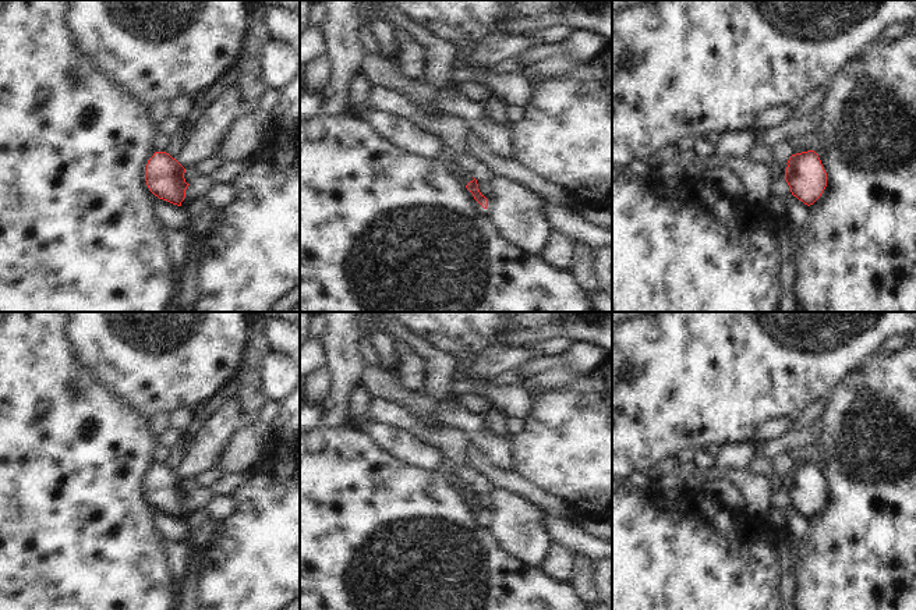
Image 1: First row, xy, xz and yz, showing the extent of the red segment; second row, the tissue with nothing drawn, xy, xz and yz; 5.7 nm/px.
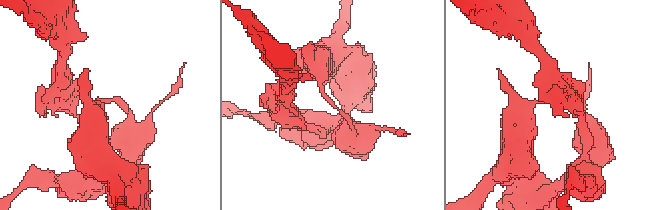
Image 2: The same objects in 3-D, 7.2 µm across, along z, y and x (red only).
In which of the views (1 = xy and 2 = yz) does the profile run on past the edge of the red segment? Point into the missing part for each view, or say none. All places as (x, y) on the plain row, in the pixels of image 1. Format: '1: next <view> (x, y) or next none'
1: next none
2: next none

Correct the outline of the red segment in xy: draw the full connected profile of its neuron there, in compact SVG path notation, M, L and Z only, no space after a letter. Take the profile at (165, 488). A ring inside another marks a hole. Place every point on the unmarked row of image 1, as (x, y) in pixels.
M155 464L148 472L145 493L159 511L181 518L190 496L184 490L185 480L166 464Z

